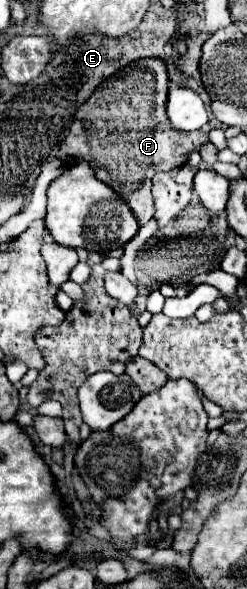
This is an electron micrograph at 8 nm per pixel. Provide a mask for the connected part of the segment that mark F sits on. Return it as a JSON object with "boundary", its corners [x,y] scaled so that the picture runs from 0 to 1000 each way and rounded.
{"boundary":[[[563,100],[482,117],[401,141],[377,161],[312,185],[279,229],[255,236],[231,267],[279,284],[304,273],[360,273],[393,304],[425,307],[482,328],[571,382],[628,365],[611,334],[611,301],[636,290],[692,290],[757,277],[765,260],[846,239],[846,212],[806,222],[700,219],[668,195],[668,171],[684,154],[684,127],[660,100]]]}

